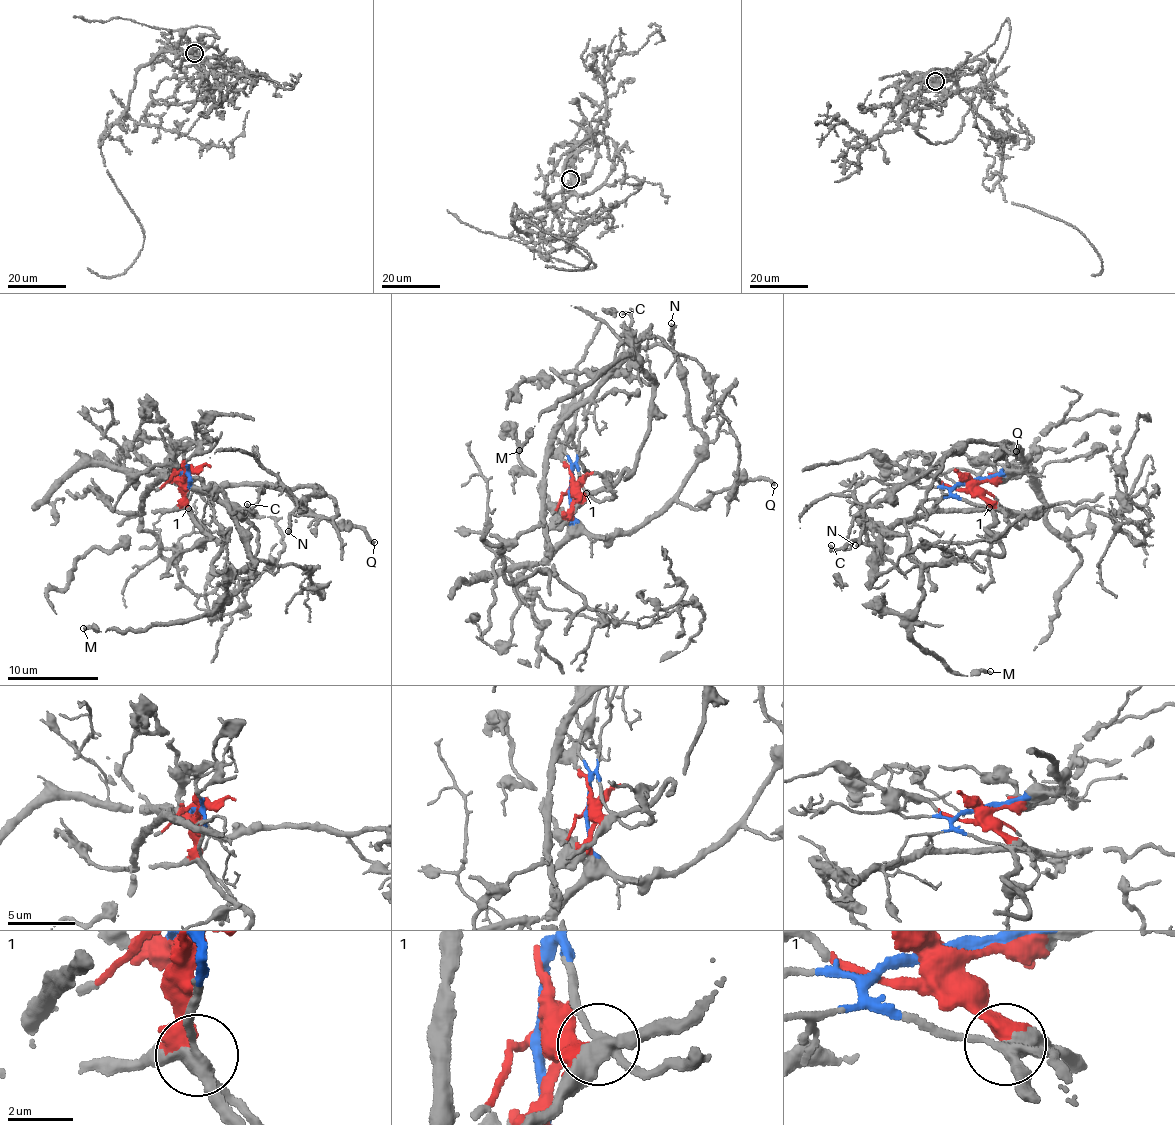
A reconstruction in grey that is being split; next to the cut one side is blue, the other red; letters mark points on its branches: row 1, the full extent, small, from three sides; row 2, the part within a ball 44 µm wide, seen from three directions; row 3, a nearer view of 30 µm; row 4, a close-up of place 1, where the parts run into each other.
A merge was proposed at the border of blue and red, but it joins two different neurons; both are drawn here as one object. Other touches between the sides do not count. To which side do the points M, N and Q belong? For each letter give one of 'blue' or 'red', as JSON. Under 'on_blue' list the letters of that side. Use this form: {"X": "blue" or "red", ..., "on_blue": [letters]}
{"M": "red", "N": "blue", "Q": "blue", "on_blue": ["N", "Q"]}

